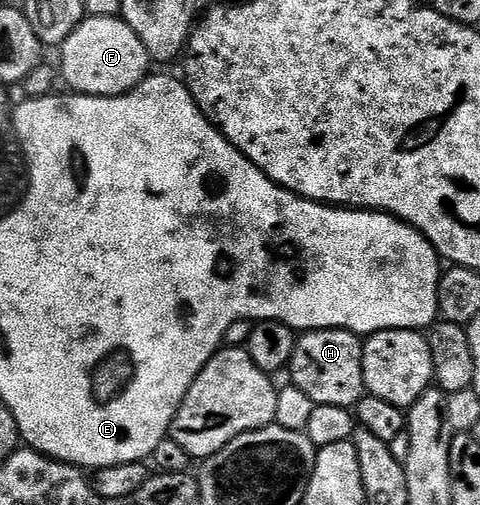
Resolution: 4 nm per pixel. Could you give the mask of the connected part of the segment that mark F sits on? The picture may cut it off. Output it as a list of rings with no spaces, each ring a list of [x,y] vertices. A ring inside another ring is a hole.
[[[86,16],[81,26],[60,45],[59,53],[61,53],[59,73],[64,84],[66,81],[73,88],[70,90],[74,94],[86,93],[89,97],[121,97],[124,93],[130,93],[139,82],[145,80],[151,68],[149,53],[143,47],[139,35],[135,35],[135,31],[131,31],[129,24],[121,17]]]

